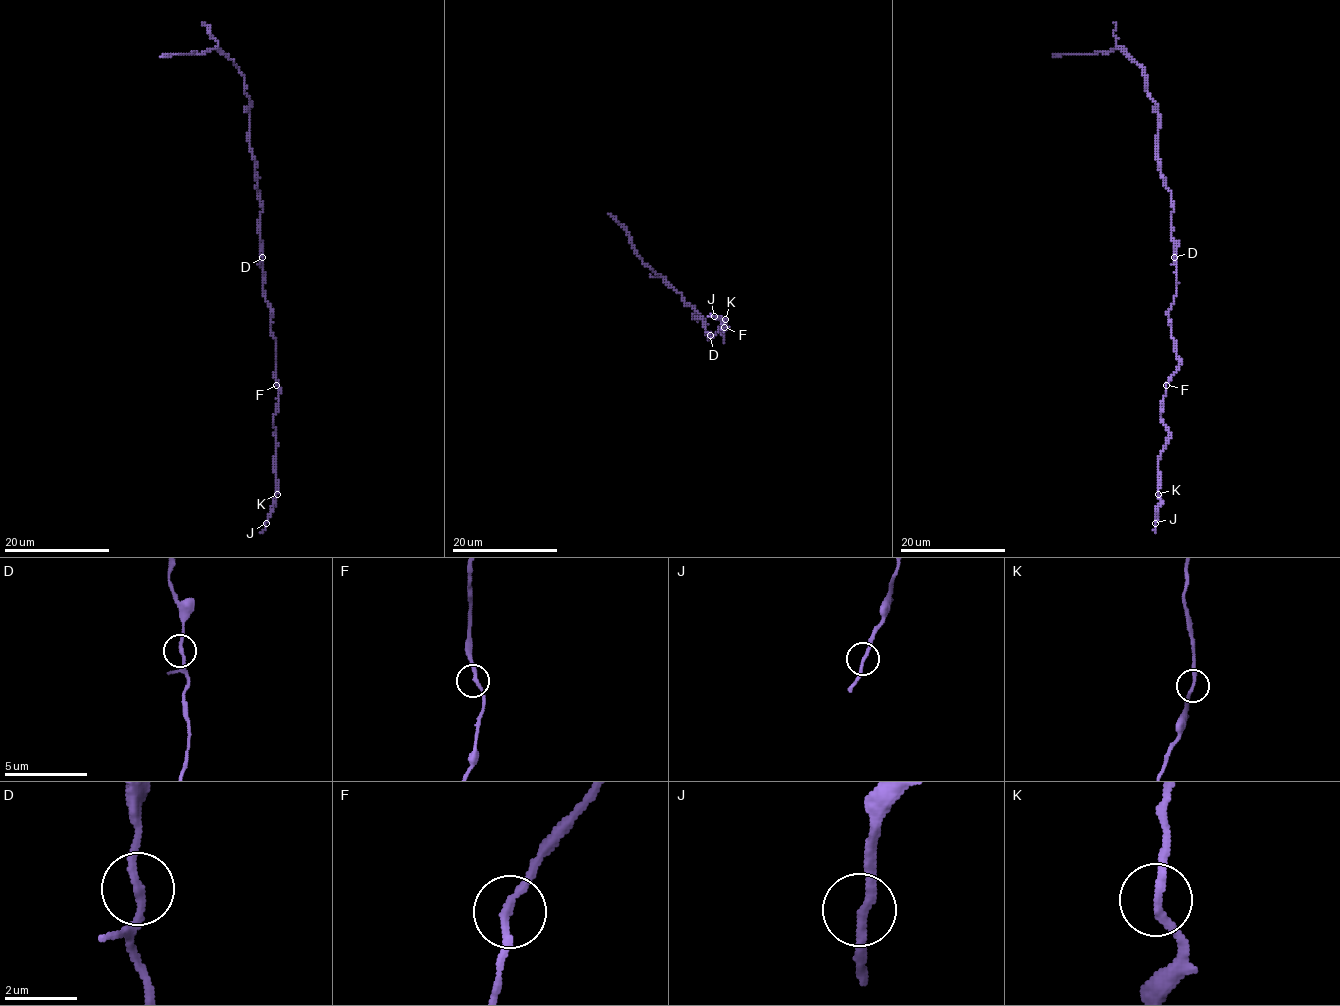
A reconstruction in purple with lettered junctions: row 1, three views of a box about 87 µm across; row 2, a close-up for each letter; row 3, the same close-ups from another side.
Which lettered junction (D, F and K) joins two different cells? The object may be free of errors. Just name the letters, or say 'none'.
none

